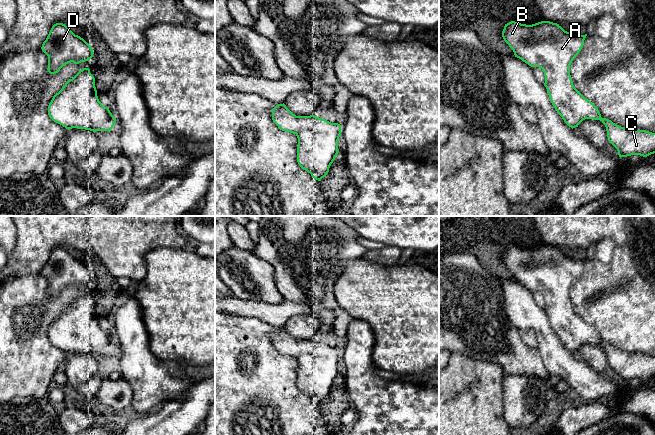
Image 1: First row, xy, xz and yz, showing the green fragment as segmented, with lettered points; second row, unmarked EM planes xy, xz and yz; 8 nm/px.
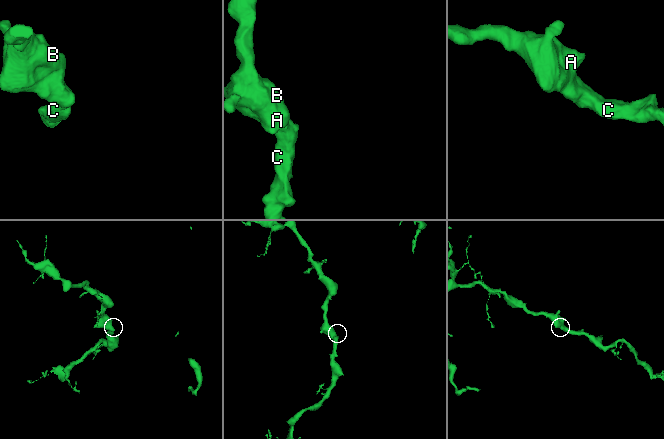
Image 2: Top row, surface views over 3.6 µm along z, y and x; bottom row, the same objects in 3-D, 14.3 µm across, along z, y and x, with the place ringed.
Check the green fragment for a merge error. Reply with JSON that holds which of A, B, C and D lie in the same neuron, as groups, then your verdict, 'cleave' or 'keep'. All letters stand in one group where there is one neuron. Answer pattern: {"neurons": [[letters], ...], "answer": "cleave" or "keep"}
{"neurons": [["A", "B", "C", "D"]], "answer": "keep"}

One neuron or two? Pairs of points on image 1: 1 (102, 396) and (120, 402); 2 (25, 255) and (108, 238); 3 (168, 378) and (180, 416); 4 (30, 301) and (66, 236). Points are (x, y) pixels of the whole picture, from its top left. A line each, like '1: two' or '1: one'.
1: one
2: one
3: two
4: two

